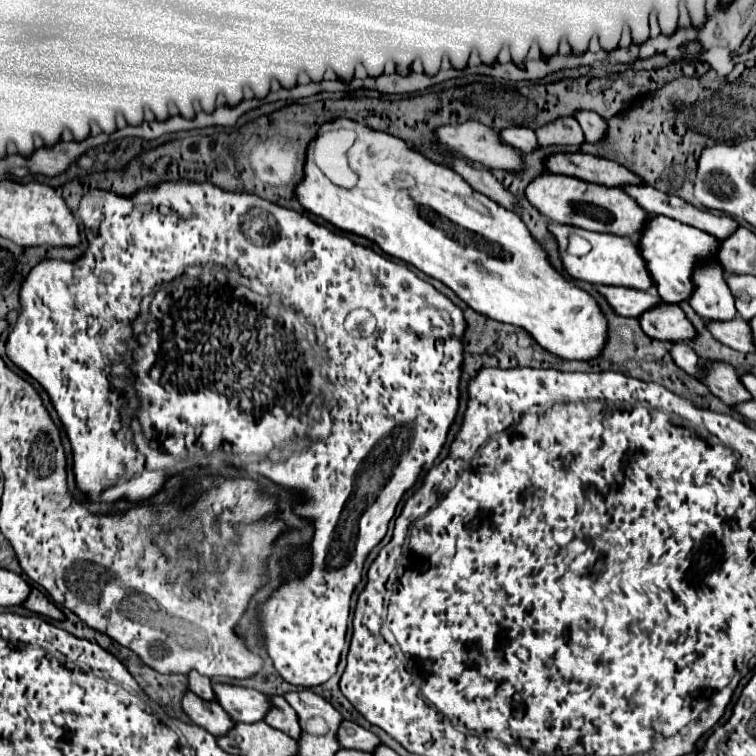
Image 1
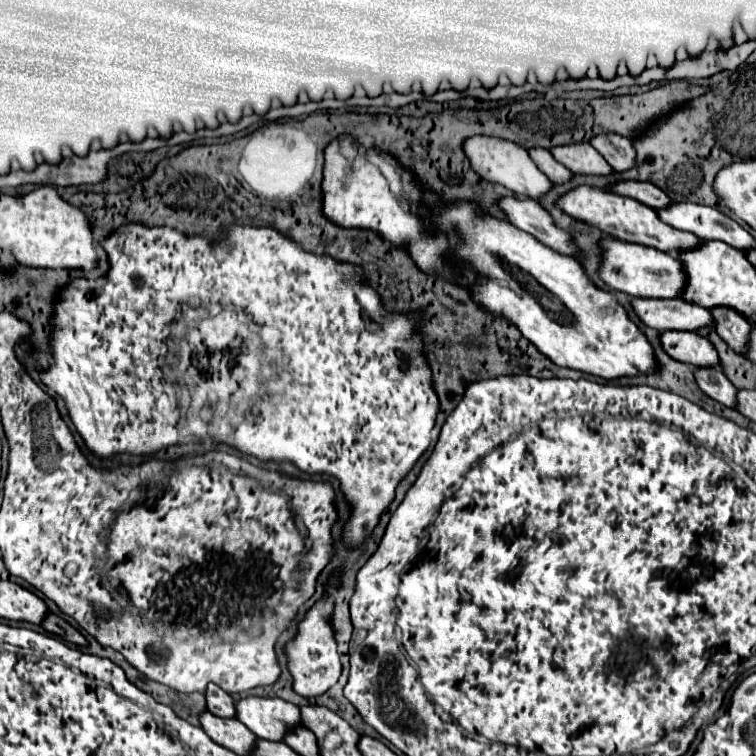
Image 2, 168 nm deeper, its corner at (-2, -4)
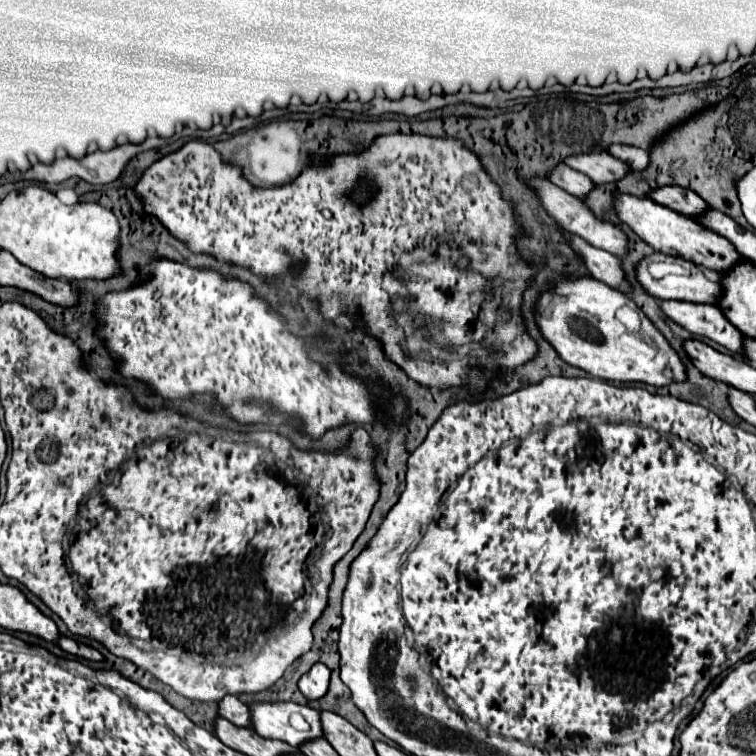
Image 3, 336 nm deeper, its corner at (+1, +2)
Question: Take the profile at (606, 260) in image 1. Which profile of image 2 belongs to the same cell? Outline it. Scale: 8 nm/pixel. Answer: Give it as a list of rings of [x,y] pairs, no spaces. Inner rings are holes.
[[[605,239],[603,245],[603,263],[601,263],[601,279],[623,293],[633,297],[653,297],[653,299],[673,299],[679,297],[687,285],[687,275],[679,259],[657,251],[653,247],[641,247],[635,243],[625,243],[619,239]]]

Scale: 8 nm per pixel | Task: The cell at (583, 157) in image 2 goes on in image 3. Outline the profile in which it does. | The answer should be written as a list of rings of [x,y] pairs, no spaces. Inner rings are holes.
[[[594,151],[594,153],[580,153],[566,157],[564,161],[568,167],[588,175],[594,183],[612,183],[622,179],[628,173],[628,165],[620,159],[612,157],[606,151]]]

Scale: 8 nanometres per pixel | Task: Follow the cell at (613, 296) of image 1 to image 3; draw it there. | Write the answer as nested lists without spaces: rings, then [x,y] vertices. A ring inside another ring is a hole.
[[[660,301],[660,309],[668,319],[688,329],[696,337],[708,337],[730,351],[742,353],[742,333],[724,317],[716,305],[688,301]]]

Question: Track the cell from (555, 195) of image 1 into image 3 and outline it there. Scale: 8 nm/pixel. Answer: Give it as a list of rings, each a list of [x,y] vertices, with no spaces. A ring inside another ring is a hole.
[[[616,193],[614,195],[614,211],[622,223],[626,223],[644,243],[648,243],[654,251],[676,255],[686,261],[692,261],[696,265],[702,265],[712,271],[726,271],[730,269],[738,259],[742,259],[736,249],[726,241],[724,237],[702,229],[702,225],[690,221],[690,217],[682,217],[680,213],[674,213],[672,209],[654,203],[648,197],[636,197],[628,193]]]

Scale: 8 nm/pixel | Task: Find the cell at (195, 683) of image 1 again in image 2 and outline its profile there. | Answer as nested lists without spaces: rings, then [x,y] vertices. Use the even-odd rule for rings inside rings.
[[[215,683],[207,685],[207,709],[217,717],[235,717],[235,701]]]

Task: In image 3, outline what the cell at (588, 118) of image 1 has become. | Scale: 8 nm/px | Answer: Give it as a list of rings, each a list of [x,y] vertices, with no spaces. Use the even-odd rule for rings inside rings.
[[[614,143],[608,147],[608,153],[618,157],[620,161],[624,161],[632,171],[642,171],[648,165],[648,151],[632,147],[632,145]]]

